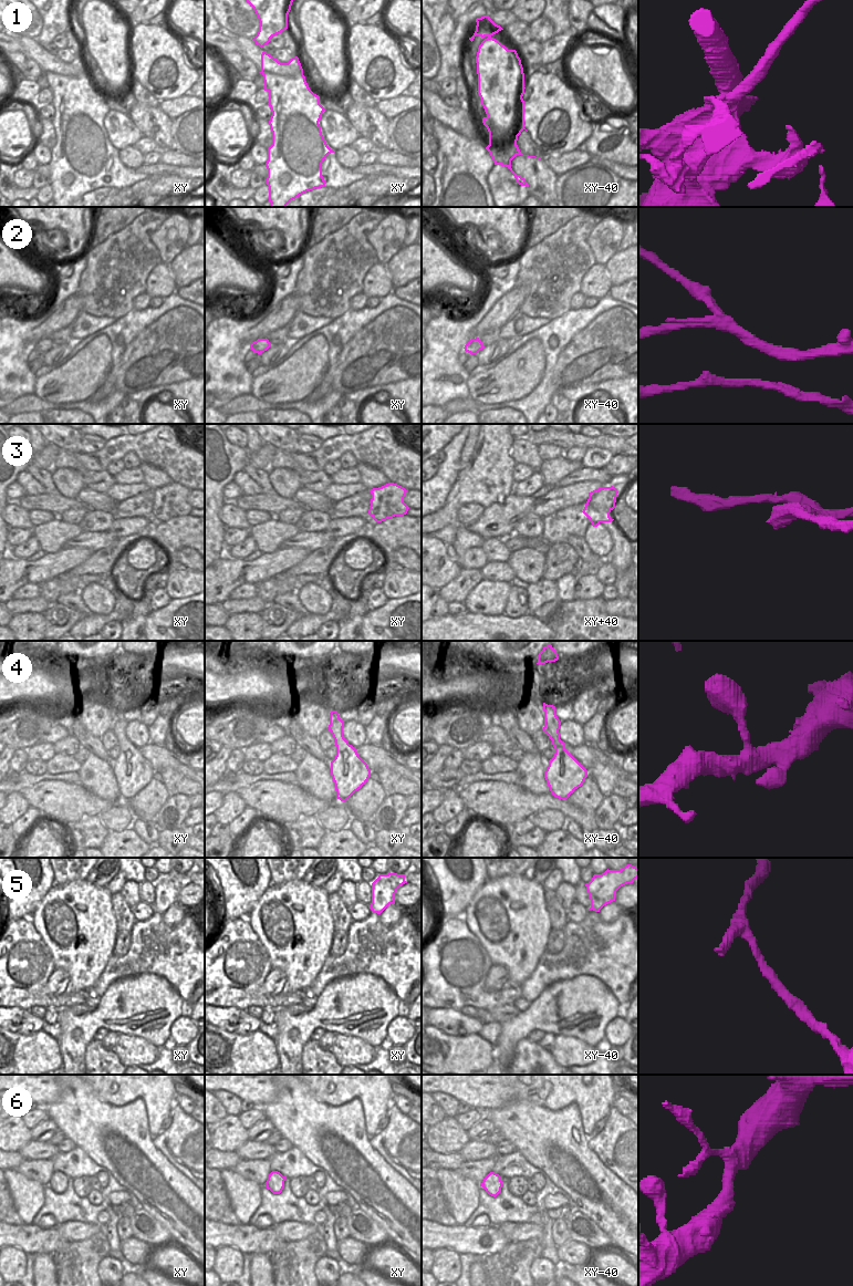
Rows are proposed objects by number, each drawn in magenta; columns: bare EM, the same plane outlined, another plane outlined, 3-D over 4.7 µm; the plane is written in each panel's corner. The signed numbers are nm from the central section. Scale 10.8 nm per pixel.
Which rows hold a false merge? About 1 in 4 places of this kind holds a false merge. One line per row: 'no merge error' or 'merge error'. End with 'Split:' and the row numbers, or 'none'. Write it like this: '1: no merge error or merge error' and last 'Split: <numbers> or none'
1: merge error
2: merge error
3: merge error
4: no merge error
5: no merge error
6: no merge error
Split: 1, 2, 3

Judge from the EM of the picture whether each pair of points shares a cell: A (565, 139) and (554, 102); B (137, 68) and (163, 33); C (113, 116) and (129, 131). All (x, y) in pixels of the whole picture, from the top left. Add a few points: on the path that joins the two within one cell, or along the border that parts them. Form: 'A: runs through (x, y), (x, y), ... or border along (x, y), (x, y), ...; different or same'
A: runs through (560, 131), (554, 125), (554, 111); same
B: runs through (141, 59), (141, 54), (154, 41); same
C: runs through (117, 121), (125, 127); same

